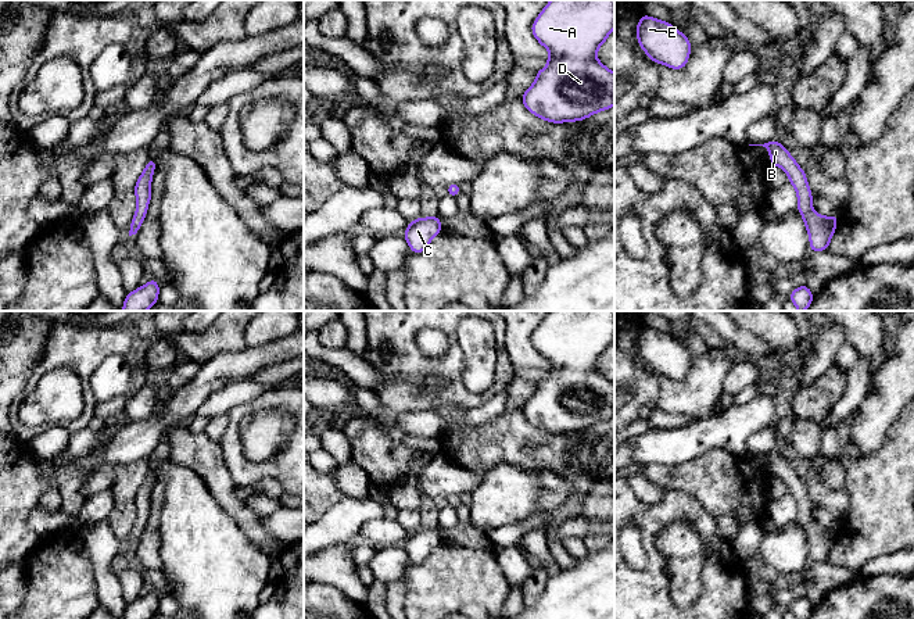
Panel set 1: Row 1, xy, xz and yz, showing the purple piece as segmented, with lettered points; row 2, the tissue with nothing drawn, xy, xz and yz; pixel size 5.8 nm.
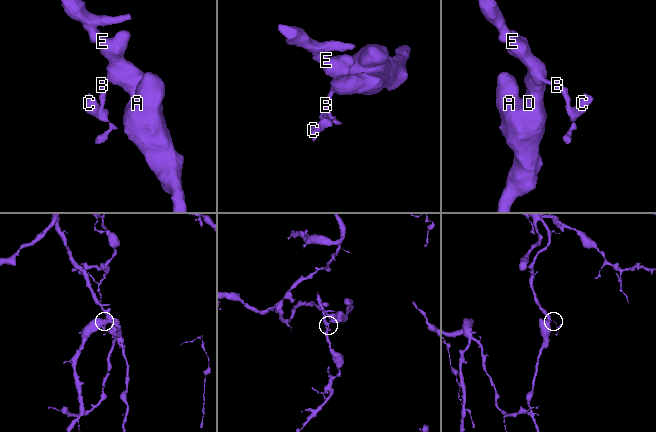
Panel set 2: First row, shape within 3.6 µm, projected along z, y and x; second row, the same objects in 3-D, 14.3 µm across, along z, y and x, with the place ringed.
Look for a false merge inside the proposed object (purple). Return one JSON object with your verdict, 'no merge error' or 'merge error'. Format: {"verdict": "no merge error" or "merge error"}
{"verdict": "no merge error"}

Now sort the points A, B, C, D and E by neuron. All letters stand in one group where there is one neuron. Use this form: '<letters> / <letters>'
A B C D E

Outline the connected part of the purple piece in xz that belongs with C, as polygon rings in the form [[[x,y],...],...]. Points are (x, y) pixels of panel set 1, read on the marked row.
[[[419,217],[409,222],[404,233],[404,239],[409,244],[412,253],[420,254],[429,247],[433,237],[440,232],[442,232],[440,217]]]

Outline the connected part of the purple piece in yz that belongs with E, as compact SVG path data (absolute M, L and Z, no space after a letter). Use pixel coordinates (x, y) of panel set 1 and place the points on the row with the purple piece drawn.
M642 15L635 28L638 44L653 61L671 69L682 69L691 54L691 42L670 22Z

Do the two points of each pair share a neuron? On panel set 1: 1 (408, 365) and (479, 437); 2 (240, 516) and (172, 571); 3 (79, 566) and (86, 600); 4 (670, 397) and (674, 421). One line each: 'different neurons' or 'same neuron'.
1: different neurons
2: different neurons
3: same neuron
4: different neurons

